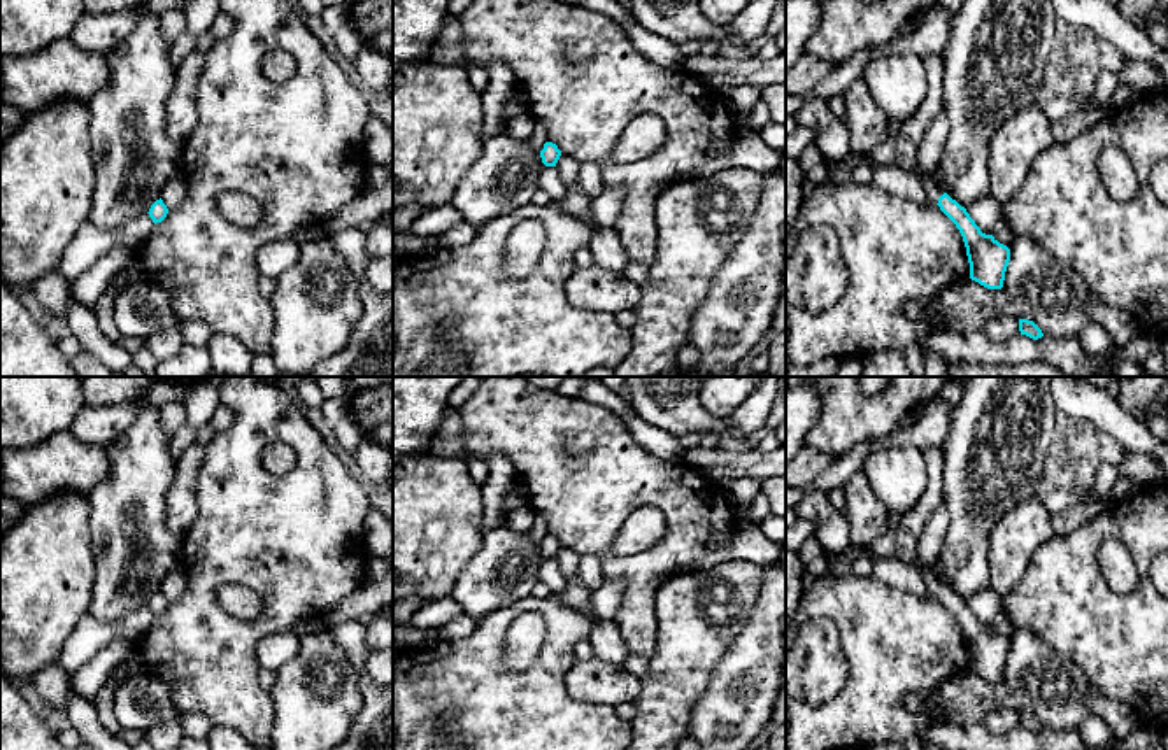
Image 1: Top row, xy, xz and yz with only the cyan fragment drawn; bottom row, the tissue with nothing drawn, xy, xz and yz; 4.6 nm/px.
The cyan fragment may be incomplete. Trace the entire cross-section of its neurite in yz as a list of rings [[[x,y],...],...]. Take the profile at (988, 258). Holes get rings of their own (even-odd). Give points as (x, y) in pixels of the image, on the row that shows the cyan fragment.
[[[940,110],[915,149],[917,177],[928,198],[937,203],[959,230],[970,263],[970,279],[987,289],[1001,289],[1010,261],[1010,249],[1000,244],[993,235],[982,233],[966,209],[944,193],[935,182],[947,137],[949,119],[944,110]]]

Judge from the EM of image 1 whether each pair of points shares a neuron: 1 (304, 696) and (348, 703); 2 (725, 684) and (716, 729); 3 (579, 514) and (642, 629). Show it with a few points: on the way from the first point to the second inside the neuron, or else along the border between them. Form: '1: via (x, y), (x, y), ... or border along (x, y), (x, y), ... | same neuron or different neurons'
1: via (314, 701), (337, 703) | same neuron
2: via (725, 694), (725, 719) | same neuron
3: via (598, 544), (637, 584), (637, 600) | same neuron

